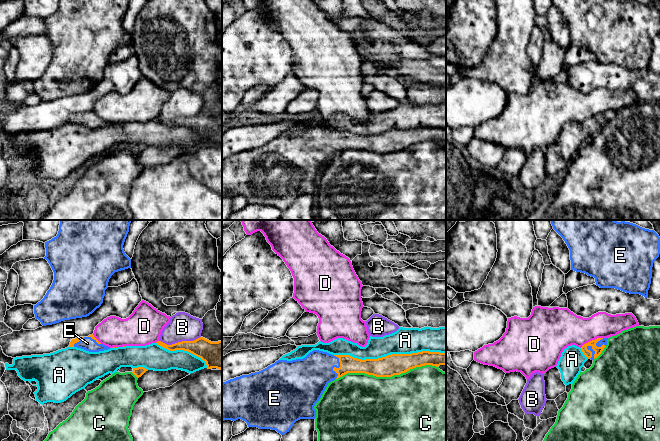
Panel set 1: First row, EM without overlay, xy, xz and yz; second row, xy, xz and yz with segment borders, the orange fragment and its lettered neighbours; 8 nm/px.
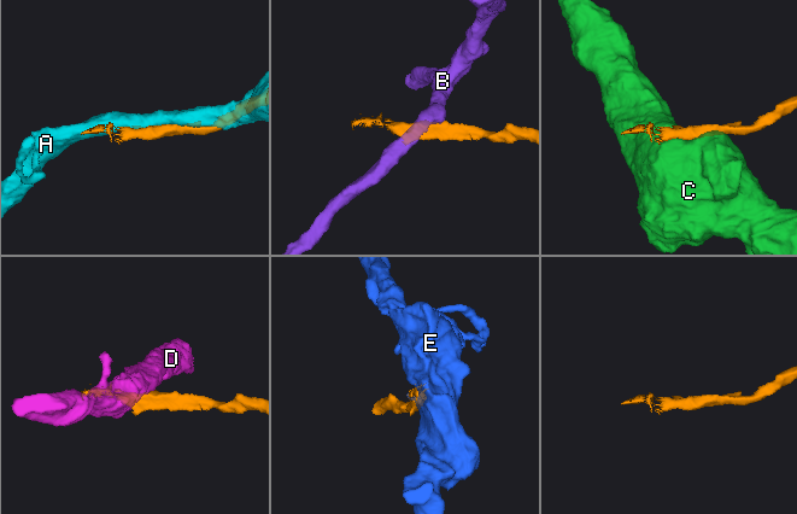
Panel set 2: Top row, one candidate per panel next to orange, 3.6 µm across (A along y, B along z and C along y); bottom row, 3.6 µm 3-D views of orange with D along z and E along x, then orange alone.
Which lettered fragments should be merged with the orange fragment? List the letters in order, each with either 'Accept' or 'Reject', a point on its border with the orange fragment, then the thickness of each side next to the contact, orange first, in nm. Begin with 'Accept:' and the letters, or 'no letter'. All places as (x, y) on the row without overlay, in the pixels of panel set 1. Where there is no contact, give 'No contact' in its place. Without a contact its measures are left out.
Accept: E
A: Reject. Touches orange at xz (389, 131). Thickness 180 nm (orange) against 200 nm
B: Reject. Touches orange at xy (179, 118). Thickness 170 nm (orange) against 220 nm
C: Reject. Touches orange at xz (386, 152). Thickness 180 nm (orange) against 500 nm
D: Reject. Touches orange at yz (592, 116). Thickness 60 nm (orange) against 280 nm
E: Accept. Touches orange at xz (337, 144). Thickness 140 nm (orange) against 320 nm

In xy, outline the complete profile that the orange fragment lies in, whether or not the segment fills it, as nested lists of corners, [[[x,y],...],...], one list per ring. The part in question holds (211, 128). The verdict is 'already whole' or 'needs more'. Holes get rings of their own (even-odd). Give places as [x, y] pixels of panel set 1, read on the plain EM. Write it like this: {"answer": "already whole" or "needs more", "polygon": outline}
{"answer": "already whole", "polygon": [[[200,113],[194,117],[182,117],[172,121],[167,121],[161,117],[156,119],[169,127],[188,127],[205,137],[208,145],[222,146],[222,117],[211,118]]]}

